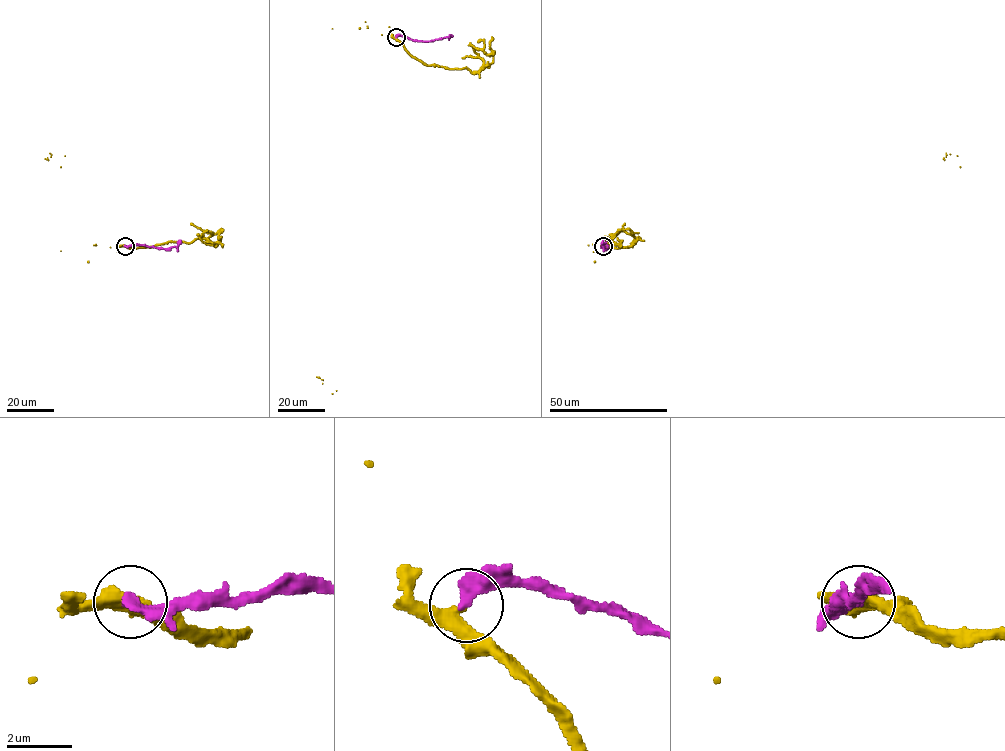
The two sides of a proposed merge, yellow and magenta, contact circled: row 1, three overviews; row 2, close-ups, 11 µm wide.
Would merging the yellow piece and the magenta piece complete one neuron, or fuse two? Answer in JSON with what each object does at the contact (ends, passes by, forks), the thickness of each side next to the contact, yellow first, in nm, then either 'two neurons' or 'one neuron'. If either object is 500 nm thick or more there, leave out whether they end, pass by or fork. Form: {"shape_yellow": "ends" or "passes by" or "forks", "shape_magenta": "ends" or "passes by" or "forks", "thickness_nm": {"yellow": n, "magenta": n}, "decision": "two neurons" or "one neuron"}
{"shape_yellow": "passes by", "shape_magenta": "ends", "thickness_nm": {"yellow": 320, "magenta": 440}, "decision": "one neuron"}

